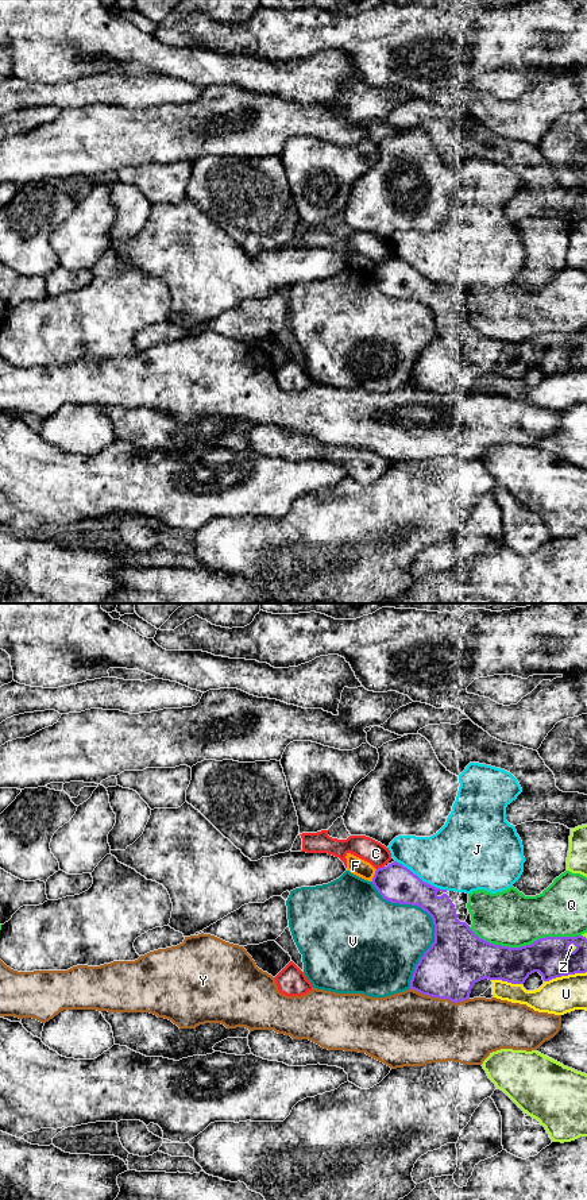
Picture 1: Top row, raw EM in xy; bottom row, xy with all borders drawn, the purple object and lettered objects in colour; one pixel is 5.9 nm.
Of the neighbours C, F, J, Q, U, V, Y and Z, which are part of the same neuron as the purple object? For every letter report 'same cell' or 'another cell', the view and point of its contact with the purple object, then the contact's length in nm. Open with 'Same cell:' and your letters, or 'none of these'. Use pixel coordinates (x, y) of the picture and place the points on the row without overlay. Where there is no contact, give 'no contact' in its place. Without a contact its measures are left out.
Same cell: none of these
C: another cell | xy (379, 263) | 50 nm
F: another cell | xy (374, 271) | 90 nm
J: another cell | xy (420, 274) | 360 nm
Q: another cell | xy (525, 340) | 650 nm
U: another cell | xy (564, 370) | 260 nm
V: another cell | xy (433, 316) | 700 nm
Y: another cell | xy (439, 393) | 360 nm
Z: another cell | xy (567, 343) | 60 nm

